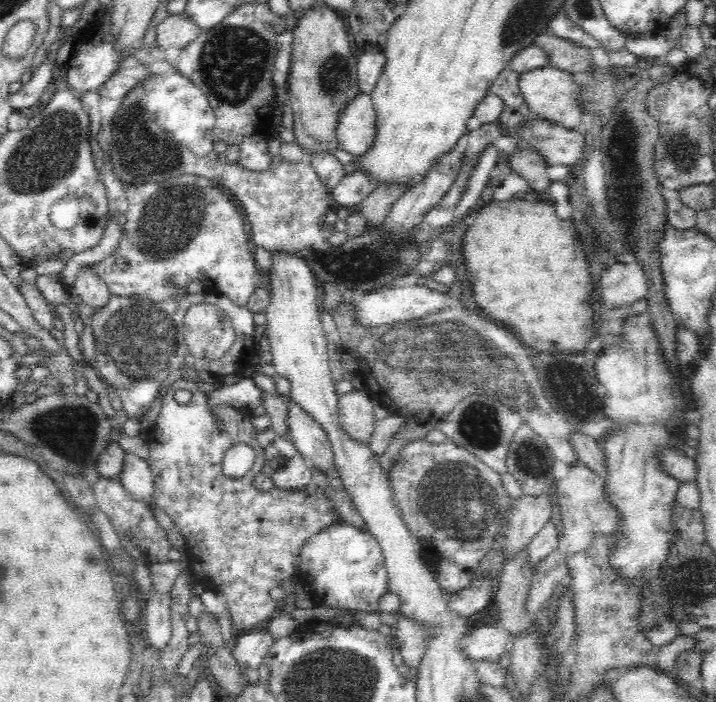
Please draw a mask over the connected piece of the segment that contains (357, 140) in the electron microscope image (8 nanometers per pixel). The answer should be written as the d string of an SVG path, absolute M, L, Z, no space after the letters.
M358 93L338 118L337 148L355 159L361 157L373 145L377 124L372 96Z

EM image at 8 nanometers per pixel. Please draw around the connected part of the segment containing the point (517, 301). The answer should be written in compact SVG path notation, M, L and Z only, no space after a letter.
M514 198L504 202L494 199L478 209L474 222L462 238L462 260L470 276L470 290L482 313L495 323L512 330L526 347L536 350L582 350L594 338L594 303L589 261L578 242L570 218L560 219L554 205Z

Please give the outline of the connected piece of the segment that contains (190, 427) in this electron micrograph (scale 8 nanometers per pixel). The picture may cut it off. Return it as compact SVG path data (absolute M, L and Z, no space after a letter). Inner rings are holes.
M178 380L163 396L156 423L144 433L149 448L148 460L145 461L156 483L154 504L172 519L175 528L186 540L183 550L190 563L188 570L192 573L191 580L202 584L206 589L222 592L233 626L237 630L254 628L276 616L276 601L271 599L269 591L281 586L285 578L296 573L302 546L320 534L325 527L338 521L325 493L314 484L302 490L272 488L263 493L252 487L256 474L263 472L264 460L264 449L256 439L257 432L254 430L252 417L253 414L248 409L237 409L229 404L220 405L214 415L208 405L206 393L195 382ZM176 390L188 390L190 401L179 404L174 399ZM238 443L250 445L254 449L255 459L242 480L232 480L224 475L222 462L226 451Z

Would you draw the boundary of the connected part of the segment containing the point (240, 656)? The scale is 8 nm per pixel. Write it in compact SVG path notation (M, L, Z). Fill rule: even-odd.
M266 629L244 634L234 639L233 659L237 661L239 669L258 669L275 641Z

